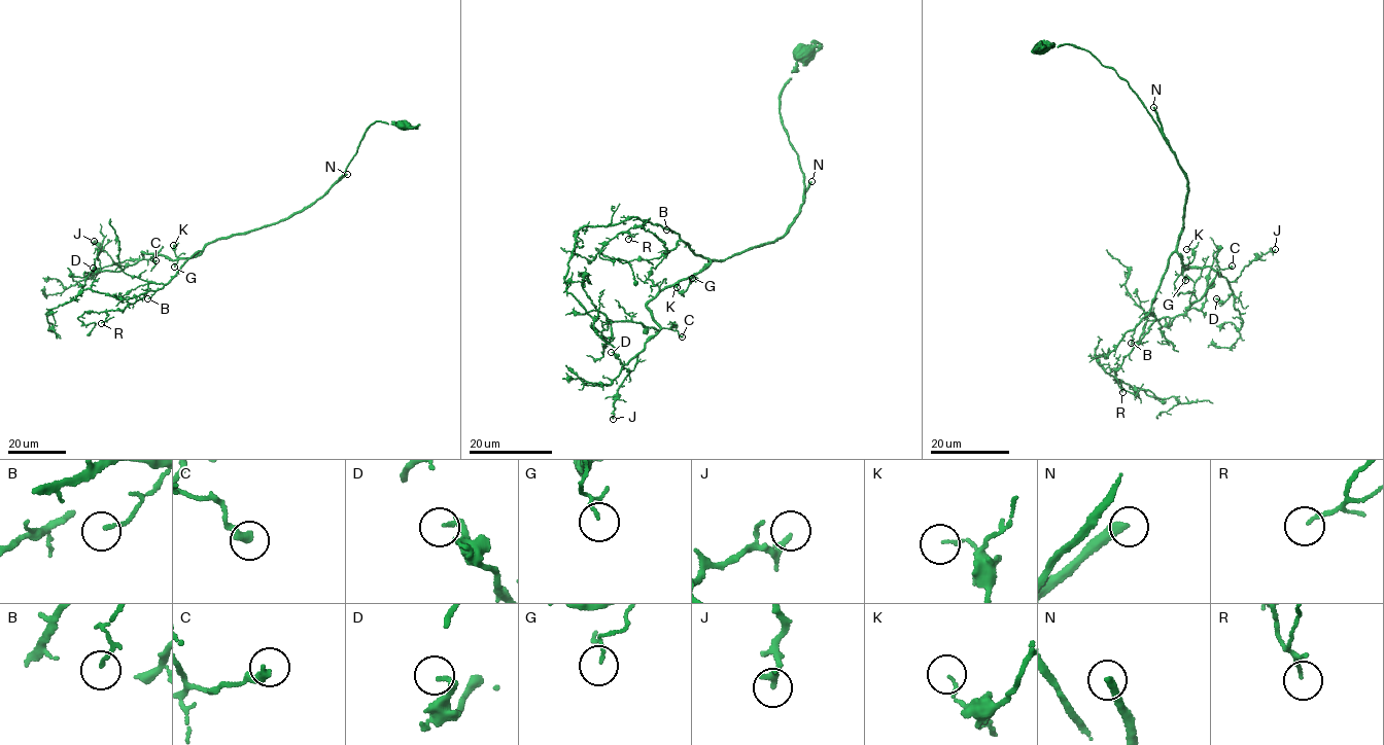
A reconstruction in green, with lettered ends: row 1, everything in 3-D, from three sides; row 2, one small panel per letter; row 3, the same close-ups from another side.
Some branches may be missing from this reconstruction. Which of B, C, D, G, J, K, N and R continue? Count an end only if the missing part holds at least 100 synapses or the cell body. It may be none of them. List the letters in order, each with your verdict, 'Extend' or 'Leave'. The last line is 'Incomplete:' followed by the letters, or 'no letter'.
B: Leave
C: Leave
D: Leave
G: Leave
J: Leave
K: Leave
N: Extend
R: Leave
Incomplete: N

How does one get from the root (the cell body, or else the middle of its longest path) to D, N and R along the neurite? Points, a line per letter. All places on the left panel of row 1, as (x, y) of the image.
D: (403, 123), (369, 126), (343, 175), (283, 220), (214, 240), (191, 257), (143, 252), (141, 258), (93, 268)
N: (403, 123), (380, 120), (369, 126), (355, 154), (336, 182), (347, 174)
R: (403, 123), (369, 126), (343, 175), (304, 210), (213, 240), (168, 283), (149, 283), (101, 323)

